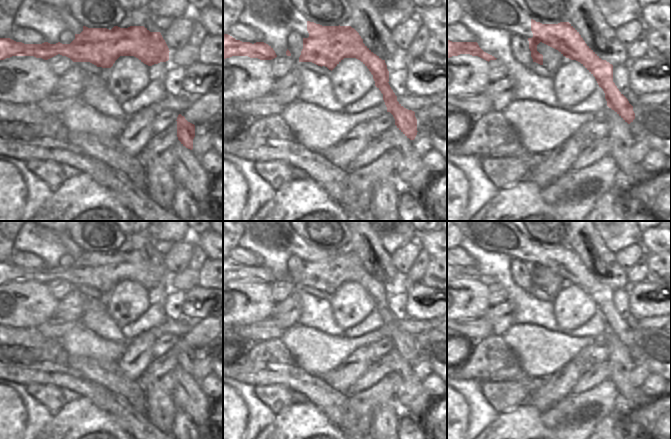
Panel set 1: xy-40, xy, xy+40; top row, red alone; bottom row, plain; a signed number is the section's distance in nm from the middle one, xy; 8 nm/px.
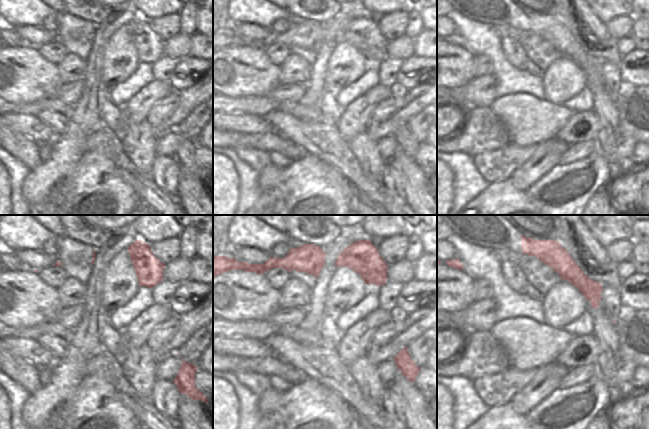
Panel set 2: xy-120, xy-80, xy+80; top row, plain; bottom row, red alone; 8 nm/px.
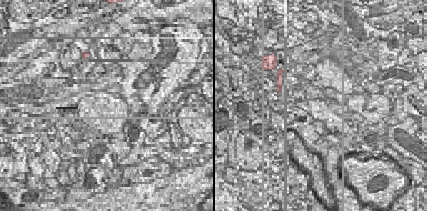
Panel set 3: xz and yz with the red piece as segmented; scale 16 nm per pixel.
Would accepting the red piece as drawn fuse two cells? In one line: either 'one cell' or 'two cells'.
two cells

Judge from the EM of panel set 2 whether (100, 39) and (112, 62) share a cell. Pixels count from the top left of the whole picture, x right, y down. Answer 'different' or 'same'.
different

